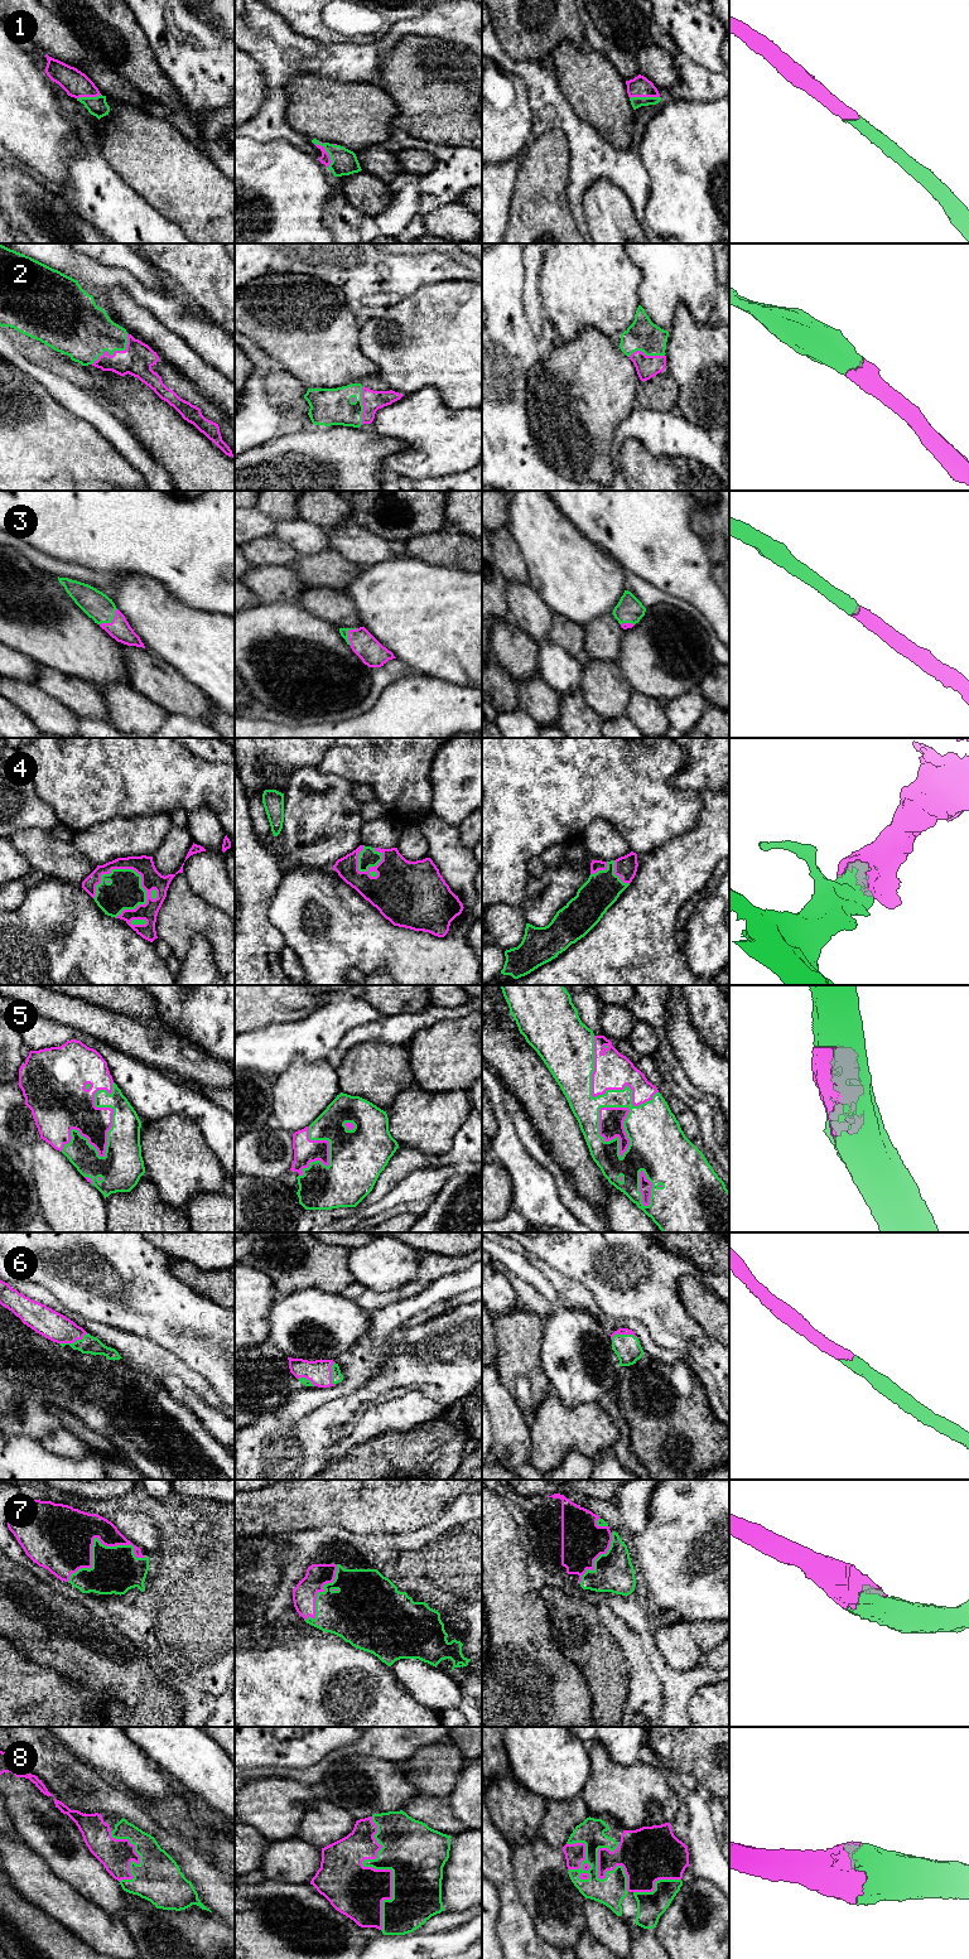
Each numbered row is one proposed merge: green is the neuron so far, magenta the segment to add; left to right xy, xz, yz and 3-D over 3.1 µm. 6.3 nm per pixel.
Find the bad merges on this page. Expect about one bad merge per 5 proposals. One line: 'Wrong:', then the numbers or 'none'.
Wrong: none

